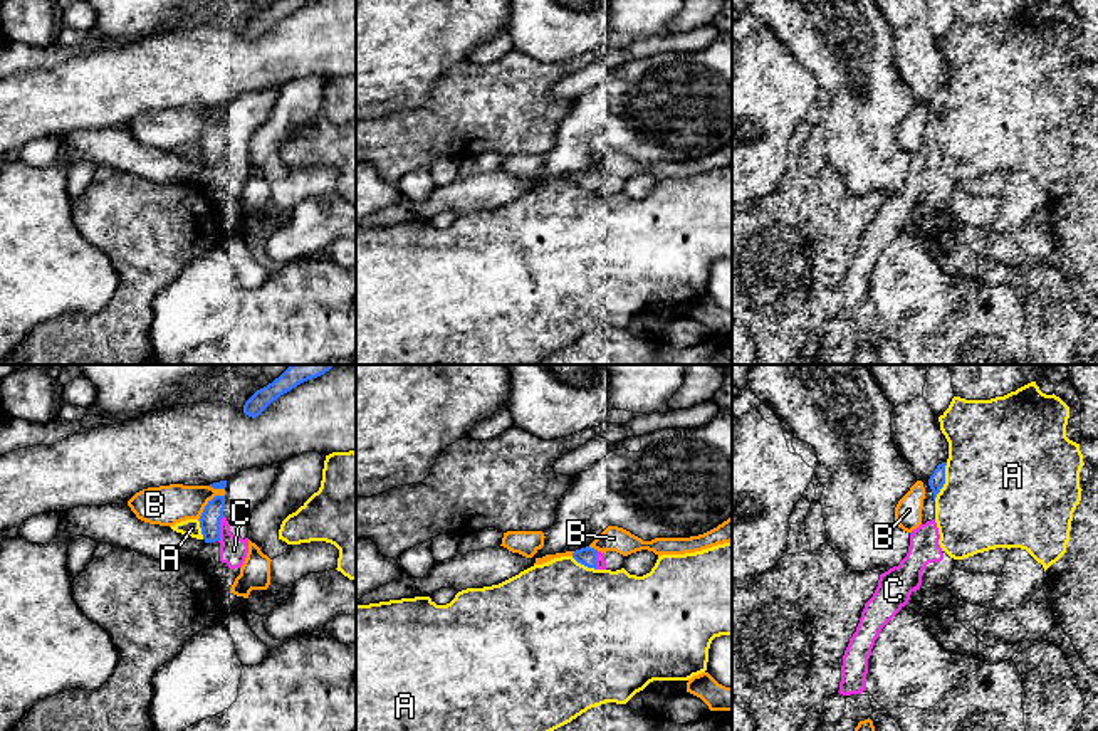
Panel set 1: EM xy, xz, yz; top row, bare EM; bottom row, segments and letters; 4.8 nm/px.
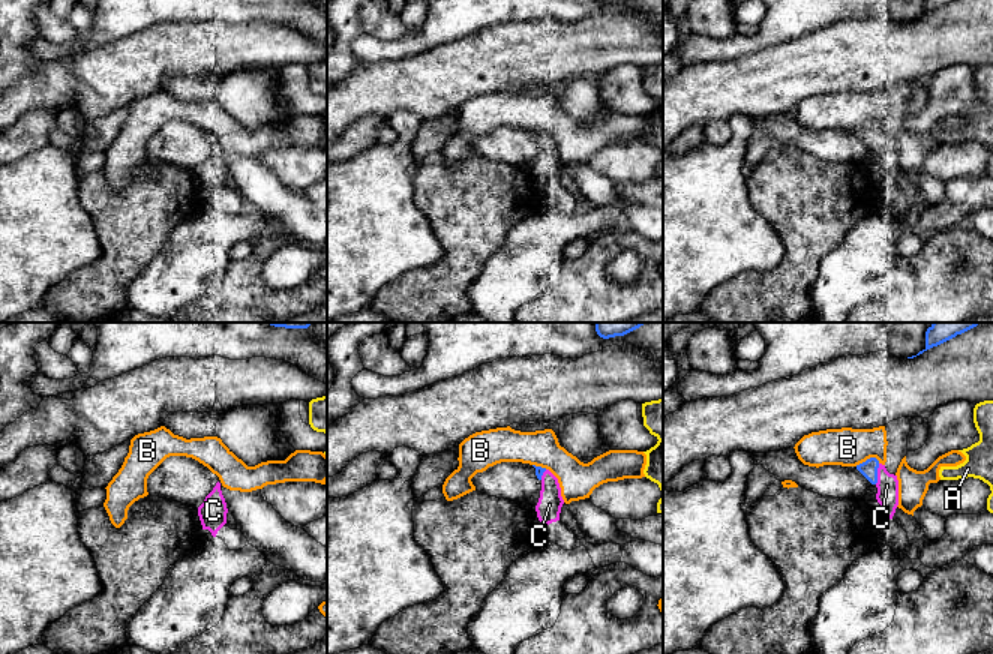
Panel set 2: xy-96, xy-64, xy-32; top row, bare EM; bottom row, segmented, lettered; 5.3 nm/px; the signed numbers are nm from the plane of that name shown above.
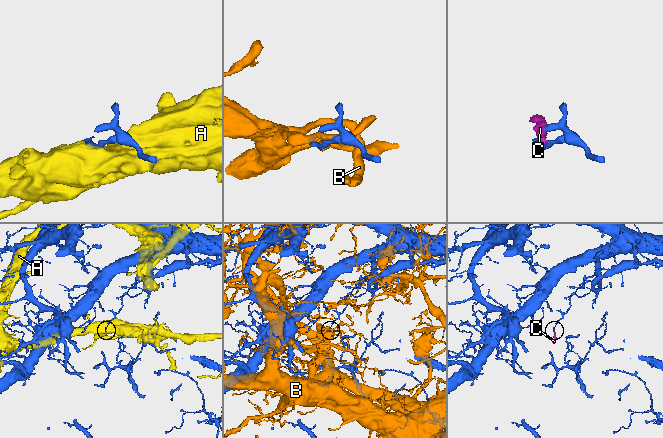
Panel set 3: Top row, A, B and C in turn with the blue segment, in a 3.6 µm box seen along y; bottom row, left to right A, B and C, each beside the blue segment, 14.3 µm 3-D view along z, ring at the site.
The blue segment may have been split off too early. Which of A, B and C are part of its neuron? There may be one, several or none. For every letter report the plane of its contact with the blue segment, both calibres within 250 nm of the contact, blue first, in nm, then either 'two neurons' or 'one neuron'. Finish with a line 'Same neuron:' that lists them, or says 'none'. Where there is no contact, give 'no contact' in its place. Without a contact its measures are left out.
A: meets blue in yz; 80 nm thick on the blue side, 500 nm on the other; two neurons
B: meets blue in xy; 100 nm thick on the blue side, 190 nm on the other; two neurons
C: meets blue in xy; 100 nm thick on the blue side, 130 nm on the other; one neuron
Same neuron: C

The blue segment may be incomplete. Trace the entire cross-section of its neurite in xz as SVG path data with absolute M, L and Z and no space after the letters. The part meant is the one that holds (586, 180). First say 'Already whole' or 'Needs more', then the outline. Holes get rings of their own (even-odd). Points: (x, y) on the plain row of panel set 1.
Needs more. M586 170L586 171L576 173L573 176L573 181L588 192L606 193L604 176L594 171Z

